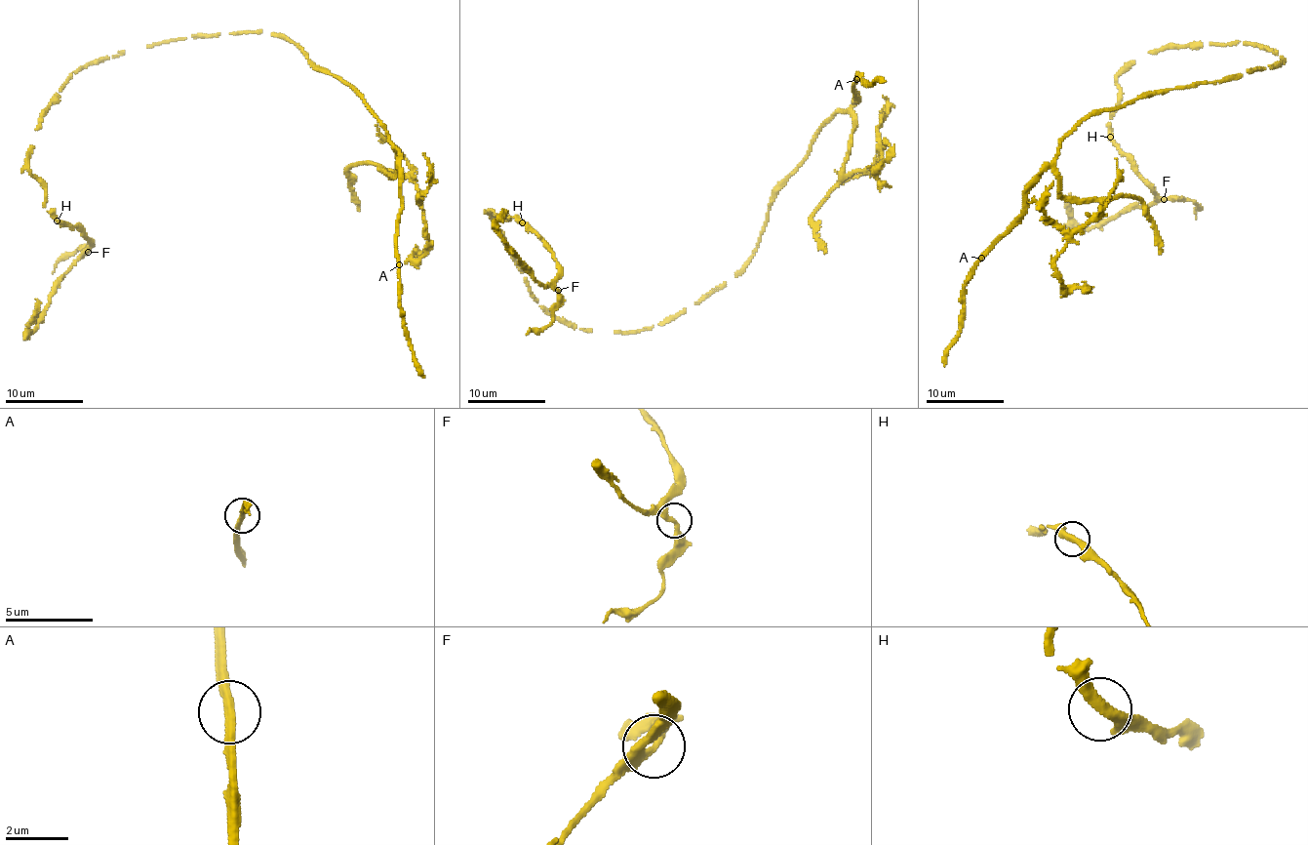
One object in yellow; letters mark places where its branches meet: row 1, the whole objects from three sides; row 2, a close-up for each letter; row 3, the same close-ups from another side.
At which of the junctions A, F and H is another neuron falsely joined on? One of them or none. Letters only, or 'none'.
none

